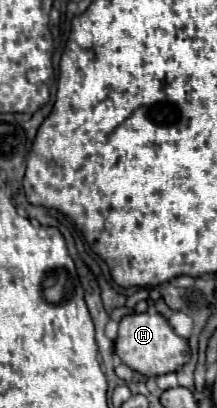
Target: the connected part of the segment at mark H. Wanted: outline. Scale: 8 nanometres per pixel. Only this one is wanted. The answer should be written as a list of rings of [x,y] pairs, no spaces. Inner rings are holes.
[[[154,312],[146,314],[130,314],[120,320],[118,336],[114,340],[114,352],[122,364],[132,368],[142,376],[160,376],[168,372],[180,370],[190,360],[190,348],[184,338],[180,338],[168,324],[168,320]]]

